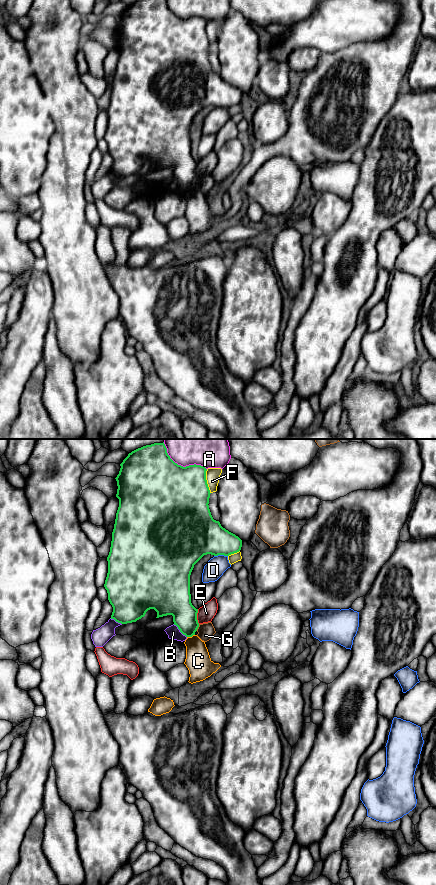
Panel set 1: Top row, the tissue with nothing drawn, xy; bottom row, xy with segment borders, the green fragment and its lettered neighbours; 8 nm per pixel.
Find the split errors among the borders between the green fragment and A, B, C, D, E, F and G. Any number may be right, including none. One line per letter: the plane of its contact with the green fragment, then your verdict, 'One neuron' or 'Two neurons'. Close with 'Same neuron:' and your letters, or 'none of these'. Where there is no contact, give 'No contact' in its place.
A: Touches green in xy. Two neurons
B: Touches green in xy. Two neurons
C: Touches green in xy. Two neurons
D: Touches green in xy. Two neurons
E: Touches green in xy. Two neurons
F: Touches green in xy. Two neurons
G: Touches green in xy. Two neurons
Same neuron: none of these

